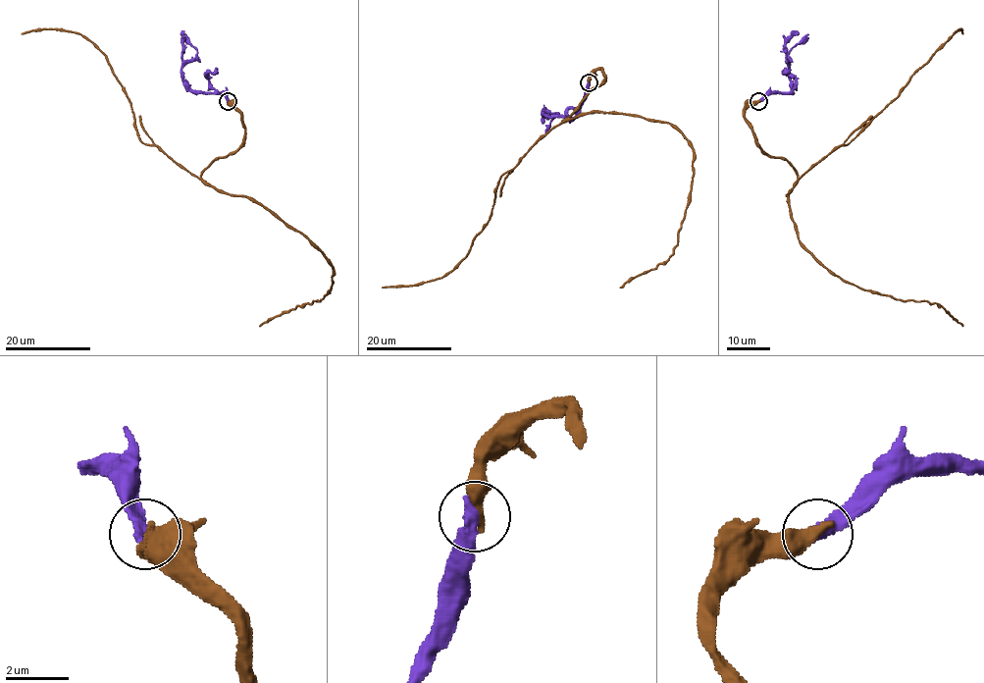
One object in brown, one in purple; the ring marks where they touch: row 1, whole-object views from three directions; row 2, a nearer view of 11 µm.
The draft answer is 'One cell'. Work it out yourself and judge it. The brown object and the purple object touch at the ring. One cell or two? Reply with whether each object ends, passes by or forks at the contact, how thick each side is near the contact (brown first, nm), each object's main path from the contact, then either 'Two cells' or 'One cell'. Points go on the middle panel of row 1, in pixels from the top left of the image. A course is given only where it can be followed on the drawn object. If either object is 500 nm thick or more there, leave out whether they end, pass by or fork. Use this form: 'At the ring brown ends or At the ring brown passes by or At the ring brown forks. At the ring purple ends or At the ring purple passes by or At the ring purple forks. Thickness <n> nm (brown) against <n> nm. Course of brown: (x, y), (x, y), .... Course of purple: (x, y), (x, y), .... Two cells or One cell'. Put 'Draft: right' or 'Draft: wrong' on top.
Draft: right
At the ring brown ends. At the ring purple ends. Thickness 440 nm (brown) against 480 nm. Course of brown: (589, 82), (601, 69), (605, 79), (562, 122), (639, 115), (671, 124), (693, 150), (674, 253), (620, 288). Course of purple: (589, 82), (580, 111), (573, 117), (546, 117), (543, 113), (557, 114), (545, 133). One cell

